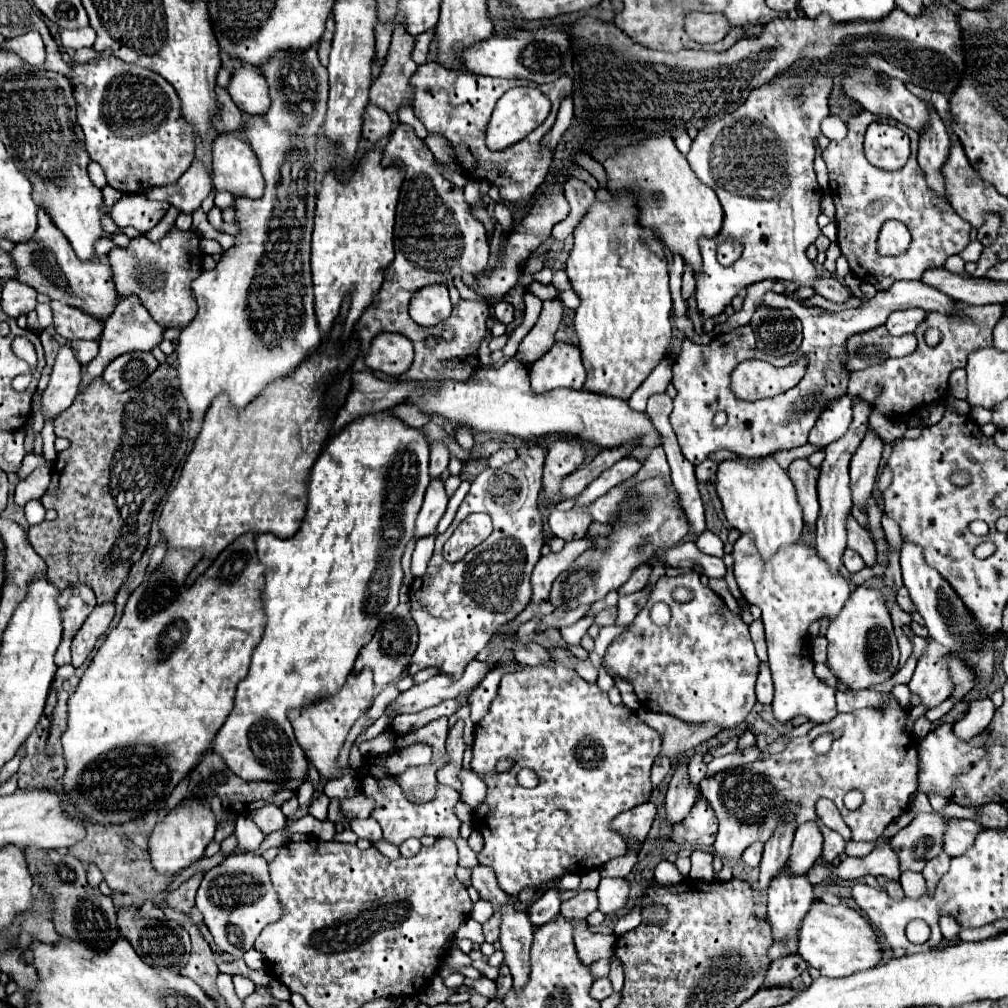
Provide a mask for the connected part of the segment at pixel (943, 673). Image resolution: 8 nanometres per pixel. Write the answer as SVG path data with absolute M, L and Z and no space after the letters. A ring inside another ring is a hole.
M929 641L929 649L917 663L917 669L909 681L911 693L919 695L921 705L927 709L941 705L941 701L945 701L953 691L945 661L947 655L949 651L943 645Z

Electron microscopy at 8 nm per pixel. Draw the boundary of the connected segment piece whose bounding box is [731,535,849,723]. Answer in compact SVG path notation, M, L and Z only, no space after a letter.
M741 535L733 543L733 575L735 581L749 605L757 605L763 611L763 623L765 623L765 635L767 635L767 649L769 649L769 667L773 673L773 685L775 685L775 697L773 697L773 715L775 719L793 719L797 715L805 715L807 719L815 719L815 723L827 723L837 715L835 707L835 689L827 687L823 681L819 681L813 673L813 659L809 653L809 623L825 617L825 615L839 615L839 609L843 609L845 601L849 599L849 585L841 575L831 575L829 567L817 557L815 549L805 547L801 543L783 547L771 557L769 561L763 561L753 545L751 535Z

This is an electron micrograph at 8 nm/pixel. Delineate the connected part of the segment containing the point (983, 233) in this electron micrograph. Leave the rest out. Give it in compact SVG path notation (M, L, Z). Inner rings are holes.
M987 213L983 225L979 227L977 239L983 246L991 245L995 241L995 237L999 237L999 229L1001 229L1001 217L997 213Z

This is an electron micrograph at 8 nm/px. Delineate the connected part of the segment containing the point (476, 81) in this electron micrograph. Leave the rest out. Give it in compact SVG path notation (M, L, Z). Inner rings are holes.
M425 63L417 69L415 77L411 79L411 85L415 87L415 101L413 101L415 117L427 127L429 133L443 133L451 141L451 145L455 147L457 159L463 165L465 175L471 179L479 177L481 181L489 181L497 185L503 201L509 201L515 211L527 209L553 161L551 159L553 151L541 151L539 141L555 123L555 115L561 101L571 95L571 79L559 77L559 81L537 85L549 97L553 105L549 119L545 119L545 123L539 125L533 133L529 133L527 139L501 151L487 149L485 127L493 111L493 97L501 97L511 85L517 85L517 81L483 77L483 75L473 75L473 73L453 73L451 69L443 65Z

